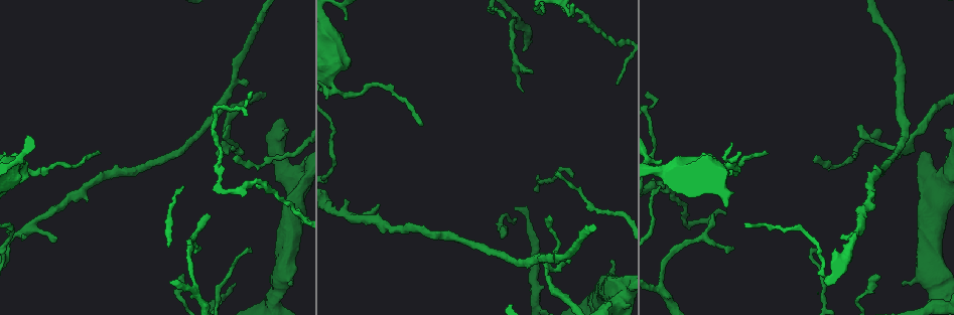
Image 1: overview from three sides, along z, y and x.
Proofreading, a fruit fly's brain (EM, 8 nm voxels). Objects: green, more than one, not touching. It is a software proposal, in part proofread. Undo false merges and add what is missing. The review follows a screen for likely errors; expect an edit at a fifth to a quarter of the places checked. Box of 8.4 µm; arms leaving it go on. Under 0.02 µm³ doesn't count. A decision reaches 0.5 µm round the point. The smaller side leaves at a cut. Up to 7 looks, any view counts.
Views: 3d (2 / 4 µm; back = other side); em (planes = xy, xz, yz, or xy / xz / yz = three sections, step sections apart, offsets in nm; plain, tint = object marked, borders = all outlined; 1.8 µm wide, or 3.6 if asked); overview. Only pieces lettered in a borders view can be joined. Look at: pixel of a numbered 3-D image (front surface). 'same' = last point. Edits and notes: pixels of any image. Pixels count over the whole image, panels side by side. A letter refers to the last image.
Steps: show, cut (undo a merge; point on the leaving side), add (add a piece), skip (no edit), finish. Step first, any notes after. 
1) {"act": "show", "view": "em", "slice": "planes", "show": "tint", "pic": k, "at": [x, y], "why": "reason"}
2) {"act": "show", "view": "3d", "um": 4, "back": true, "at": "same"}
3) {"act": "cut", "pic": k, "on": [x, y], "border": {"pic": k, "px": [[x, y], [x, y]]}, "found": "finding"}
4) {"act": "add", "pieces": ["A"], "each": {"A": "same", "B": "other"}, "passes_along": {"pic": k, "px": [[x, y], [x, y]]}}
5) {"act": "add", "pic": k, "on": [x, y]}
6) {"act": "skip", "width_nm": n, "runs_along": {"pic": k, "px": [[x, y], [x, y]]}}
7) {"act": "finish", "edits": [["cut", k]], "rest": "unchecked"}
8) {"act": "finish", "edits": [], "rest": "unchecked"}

{"act": "show", "view": "em", "slice": "xy", "step": 8, "show": "borders", "pic": 1, "at": [517, 17], "why": "arms part here"}

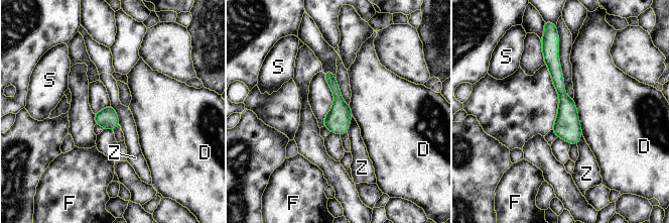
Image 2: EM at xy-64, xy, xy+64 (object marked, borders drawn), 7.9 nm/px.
{"act": "show", "view": "em", "slice": "planes", "show": "borders", "at": "same", "why": "cut it another way"}

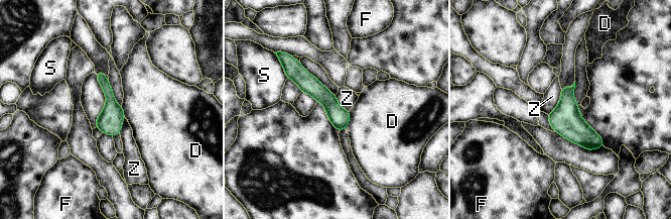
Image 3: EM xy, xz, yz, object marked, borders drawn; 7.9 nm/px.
{"act": "skip", "each": {"D": "other", "F": "other", "S": "other", "Z": "other"}, "runs_along": {"pic": 3, "px": [[298, 66], [343, 126]]}, "found": "all the same neuron"}

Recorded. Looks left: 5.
{"act": "show", "view": "3d", "um": 4, "pic": 1, "at": [346, 18], "why": "free end"}

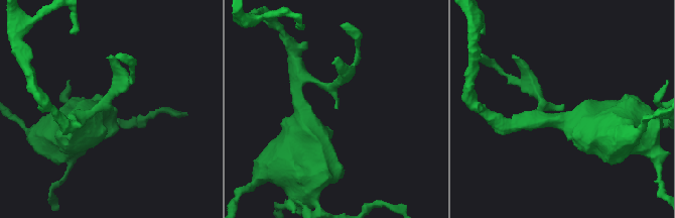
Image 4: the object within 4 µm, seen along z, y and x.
{"act": "show", "view": "em", "slice": "planes", "show": "borders", "pic": 4, "at": [336, 108], "why": "need the tissue"}

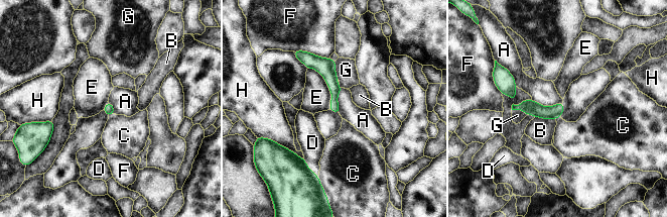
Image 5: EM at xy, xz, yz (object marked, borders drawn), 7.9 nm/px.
{"act": "skip", "each": {"A": "other", "B": "other", "C": "other", "D": "other", "E": "other", "F": "other", "G": "other", "H": "other"}, "arm_widths_nm": [200, 200], "found": "none of them fits"}

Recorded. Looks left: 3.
{"act": "show", "view": "em", "slice": "planes", "show": "borders", "pic": 1, "at": [289, 286], "why": "branch stops here"}

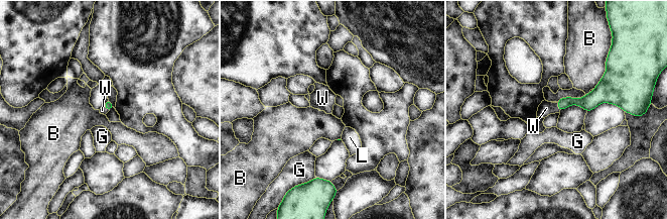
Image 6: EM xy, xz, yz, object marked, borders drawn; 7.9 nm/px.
{"act": "add", "pieces": ["W"], "longest_contact_nm": ["B", 240], "each": {"B": "other", "G": "other", "L": "other", "W": "same"}, "found": "the neuron continues"}

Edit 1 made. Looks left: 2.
{"act": "finish", "edits": [["add", 6]], "rest": "unchecked"}

